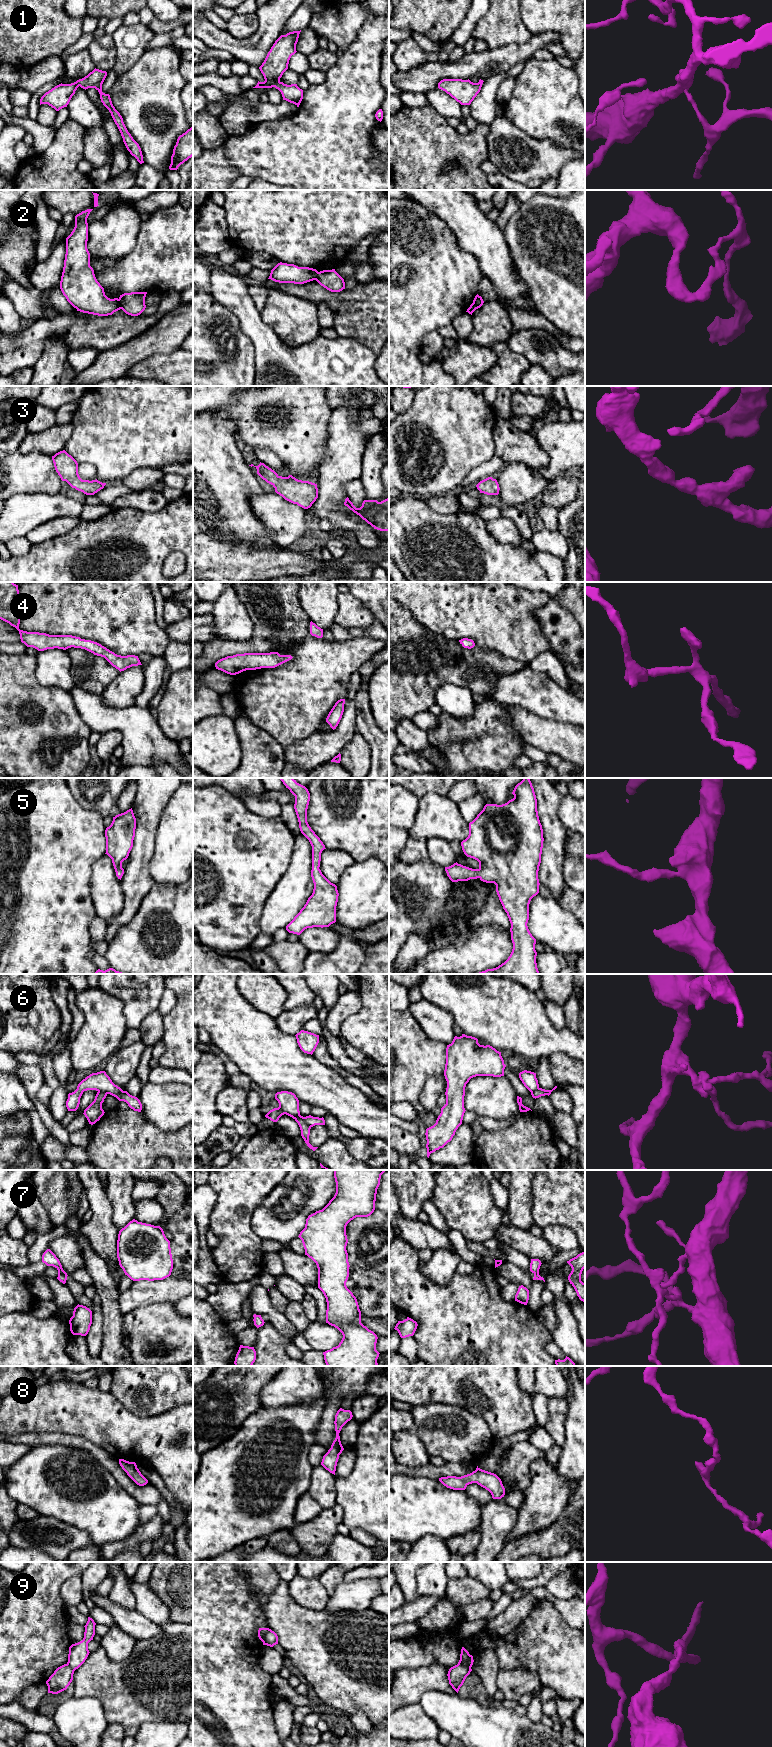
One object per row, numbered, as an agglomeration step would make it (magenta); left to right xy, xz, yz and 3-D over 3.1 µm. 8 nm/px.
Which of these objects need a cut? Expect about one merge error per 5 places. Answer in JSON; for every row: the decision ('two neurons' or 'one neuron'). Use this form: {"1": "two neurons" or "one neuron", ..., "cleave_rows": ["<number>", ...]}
{"1": "two neurons", "2": "two neurons", "3": "one neuron", "4": "one neuron", "5": "one neuron", "6": "one neuron", "7": "one neuron", "8": "one neuron", "9": "two neurons", "cleave_rows": ["1", "2", "9"]}

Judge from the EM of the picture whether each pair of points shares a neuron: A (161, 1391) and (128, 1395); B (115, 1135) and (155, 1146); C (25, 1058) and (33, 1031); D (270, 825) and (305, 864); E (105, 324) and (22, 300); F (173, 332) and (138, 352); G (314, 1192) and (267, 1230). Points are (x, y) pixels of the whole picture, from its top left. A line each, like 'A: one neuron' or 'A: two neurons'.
A: one neuron
B: one neuron
C: two neurons
D: two neurons
E: two neurons
F: one neuron
G: one neuron

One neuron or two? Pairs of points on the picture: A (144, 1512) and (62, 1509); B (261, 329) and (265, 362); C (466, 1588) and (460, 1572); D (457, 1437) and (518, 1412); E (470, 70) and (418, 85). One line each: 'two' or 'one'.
A: two
B: one
C: two
D: two
E: one

